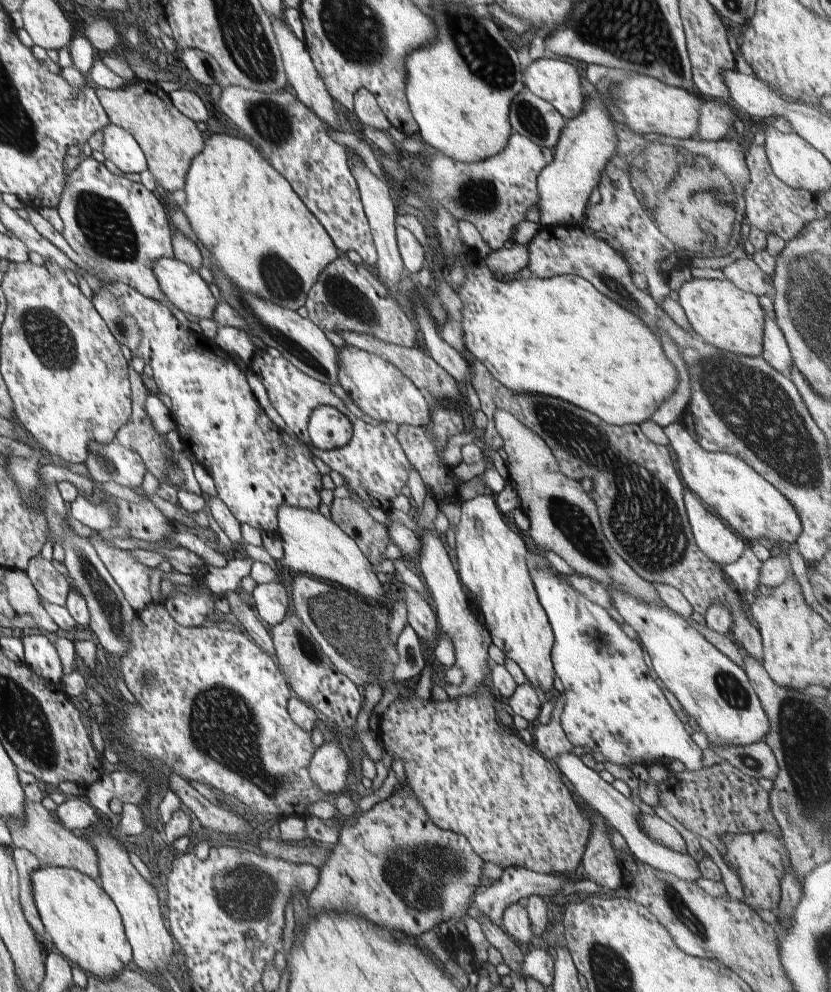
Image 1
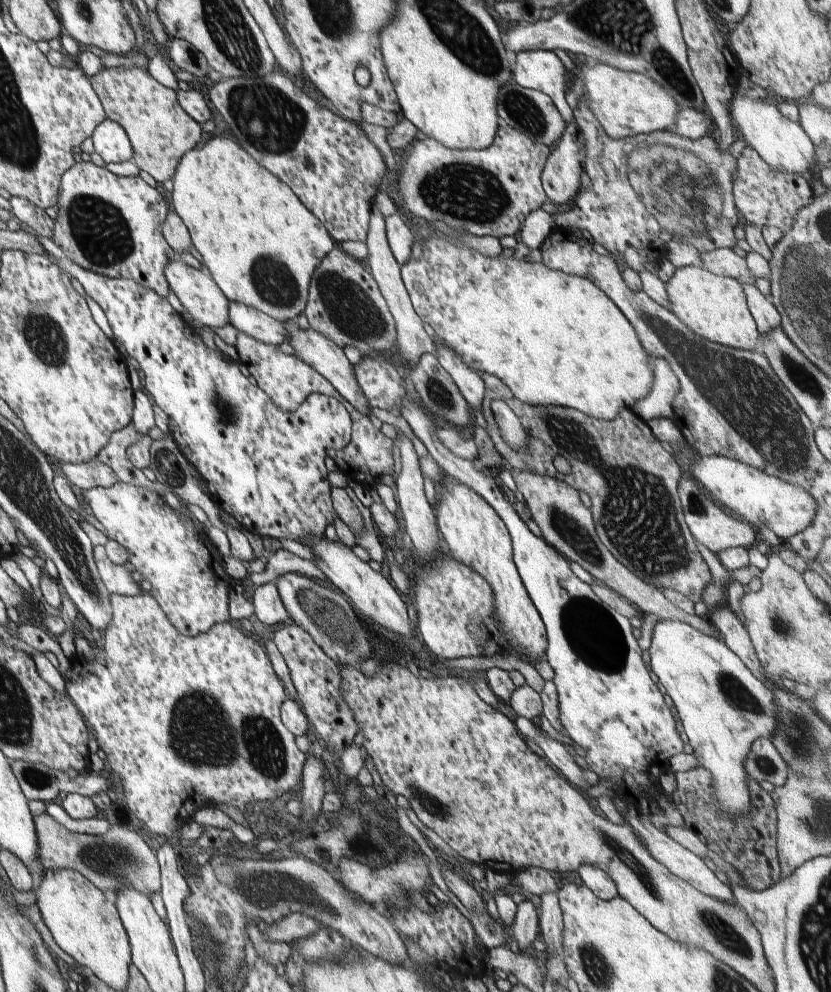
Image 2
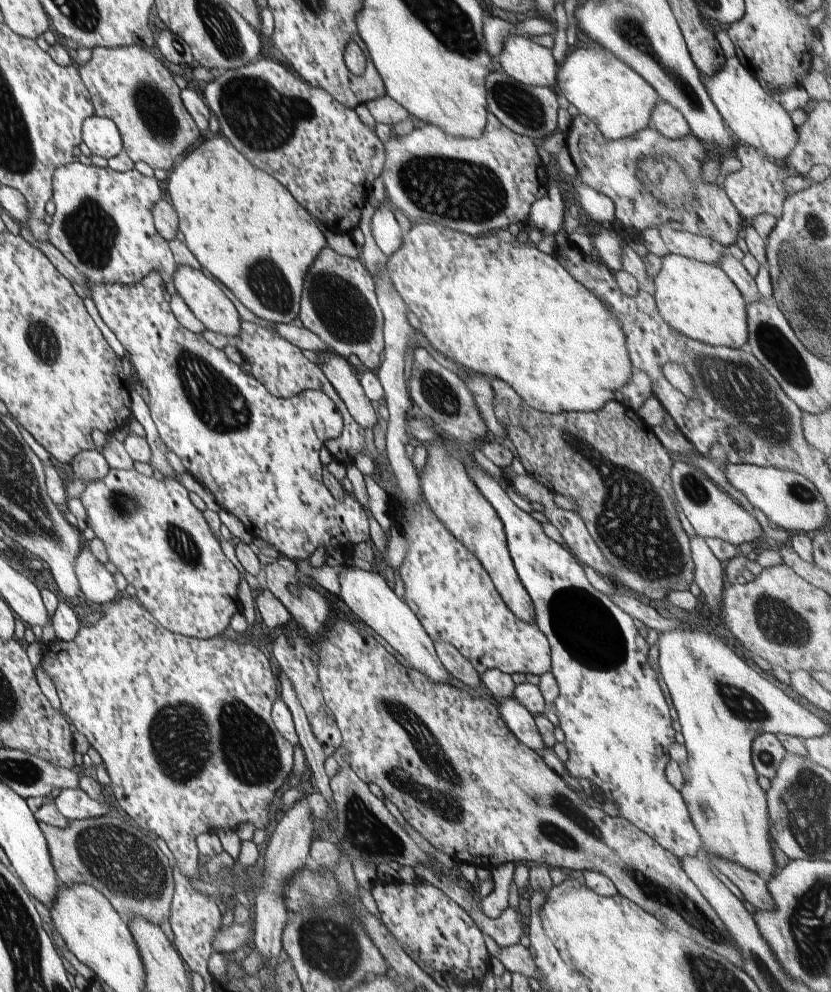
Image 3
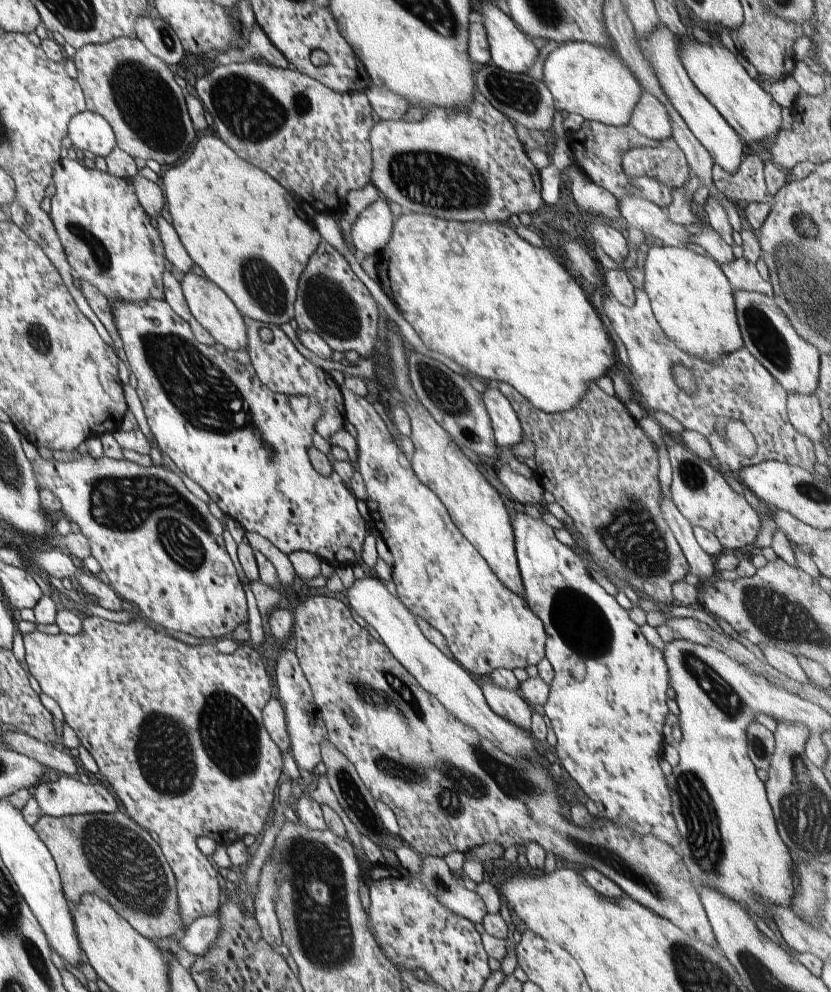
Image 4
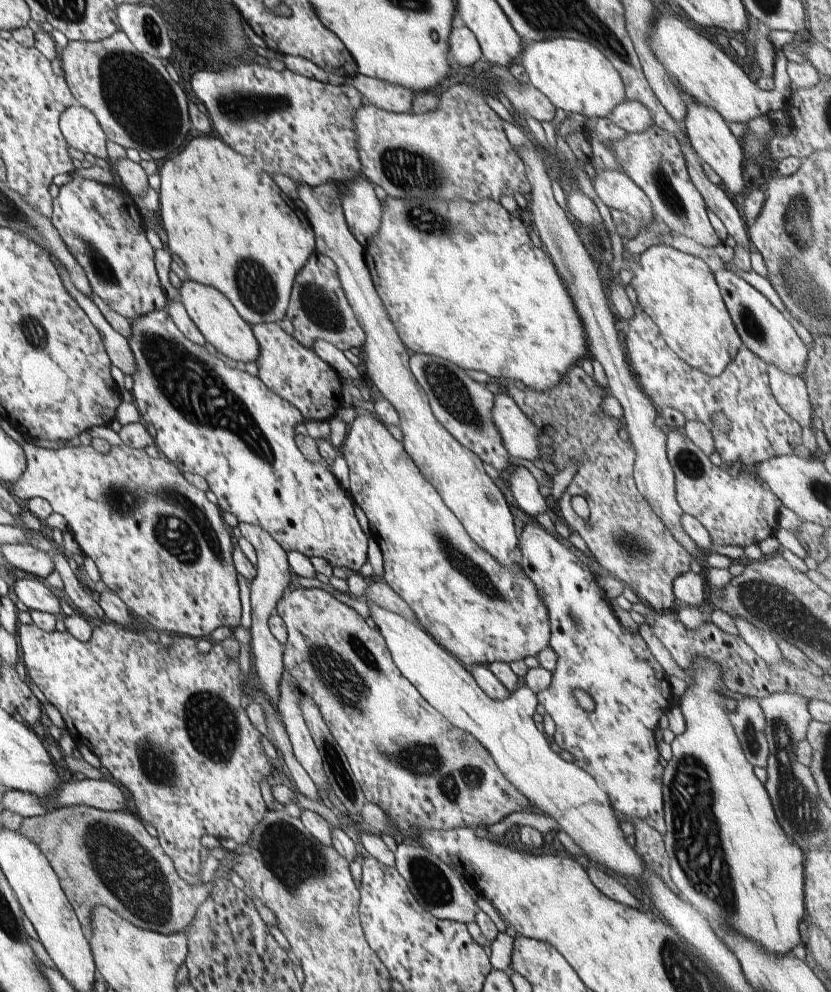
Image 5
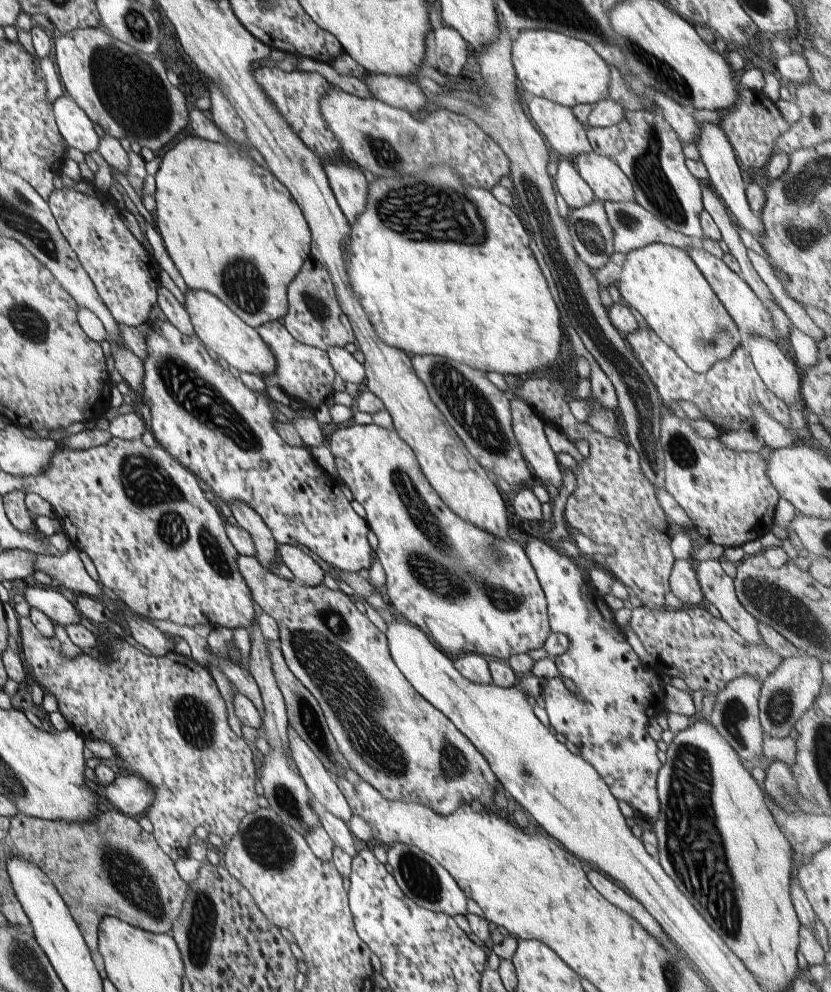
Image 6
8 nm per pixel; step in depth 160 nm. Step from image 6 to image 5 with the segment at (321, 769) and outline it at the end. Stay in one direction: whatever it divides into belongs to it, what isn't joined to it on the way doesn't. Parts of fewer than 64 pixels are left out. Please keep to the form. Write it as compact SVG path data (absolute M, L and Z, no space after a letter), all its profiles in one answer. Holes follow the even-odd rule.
M285 670L279 682L279 699L275 705L276 711L288 733L296 760L318 788L327 790L323 758L303 717L299 705L300 694L297 689L299 689L297 680Z

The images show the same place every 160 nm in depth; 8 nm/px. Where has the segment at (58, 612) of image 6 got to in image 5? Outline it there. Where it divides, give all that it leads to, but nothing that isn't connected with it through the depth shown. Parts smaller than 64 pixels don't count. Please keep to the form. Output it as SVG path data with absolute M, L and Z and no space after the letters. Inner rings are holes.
M18 578L14 581L16 596L26 605L28 611L46 611L58 614L60 600L40 580L36 578Z

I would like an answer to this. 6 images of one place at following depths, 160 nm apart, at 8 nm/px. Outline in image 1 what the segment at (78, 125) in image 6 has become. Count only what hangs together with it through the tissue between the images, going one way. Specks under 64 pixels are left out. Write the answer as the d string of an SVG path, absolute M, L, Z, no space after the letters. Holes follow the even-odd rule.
M110 123L101 133L105 159L113 162L124 174L144 172L148 168L144 151L130 131Z

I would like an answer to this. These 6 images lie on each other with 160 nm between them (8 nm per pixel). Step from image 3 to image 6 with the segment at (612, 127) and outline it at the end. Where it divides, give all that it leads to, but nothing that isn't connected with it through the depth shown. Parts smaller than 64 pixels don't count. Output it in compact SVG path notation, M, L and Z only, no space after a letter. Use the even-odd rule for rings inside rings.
M520 30L517 39L511 41L510 54L520 89L532 96L573 108L576 104L593 106L608 94L610 68L582 40L552 30Z

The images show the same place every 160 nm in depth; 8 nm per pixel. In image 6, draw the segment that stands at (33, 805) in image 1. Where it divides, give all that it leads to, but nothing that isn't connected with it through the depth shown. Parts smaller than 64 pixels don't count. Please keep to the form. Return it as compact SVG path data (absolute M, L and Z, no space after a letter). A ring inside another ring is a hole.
M102 806L93 819L79 823L30 817L20 812L11 818L7 841L17 855L25 856L40 867L58 889L77 922L93 961L96 962L96 968L102 976L104 964L99 953L99 924L102 917L116 917L153 933L170 933L174 921L183 909L189 884L176 871L174 861L164 854L154 835L142 829L137 818L125 815L116 808Z

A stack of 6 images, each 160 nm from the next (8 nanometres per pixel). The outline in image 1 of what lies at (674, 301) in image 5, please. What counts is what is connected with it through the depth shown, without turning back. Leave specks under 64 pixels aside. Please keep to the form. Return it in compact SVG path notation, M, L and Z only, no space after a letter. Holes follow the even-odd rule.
M694 277L682 284L674 296L682 305L689 324L707 343L721 351L745 357L759 357L763 354L765 310L755 294L743 291L728 279Z

